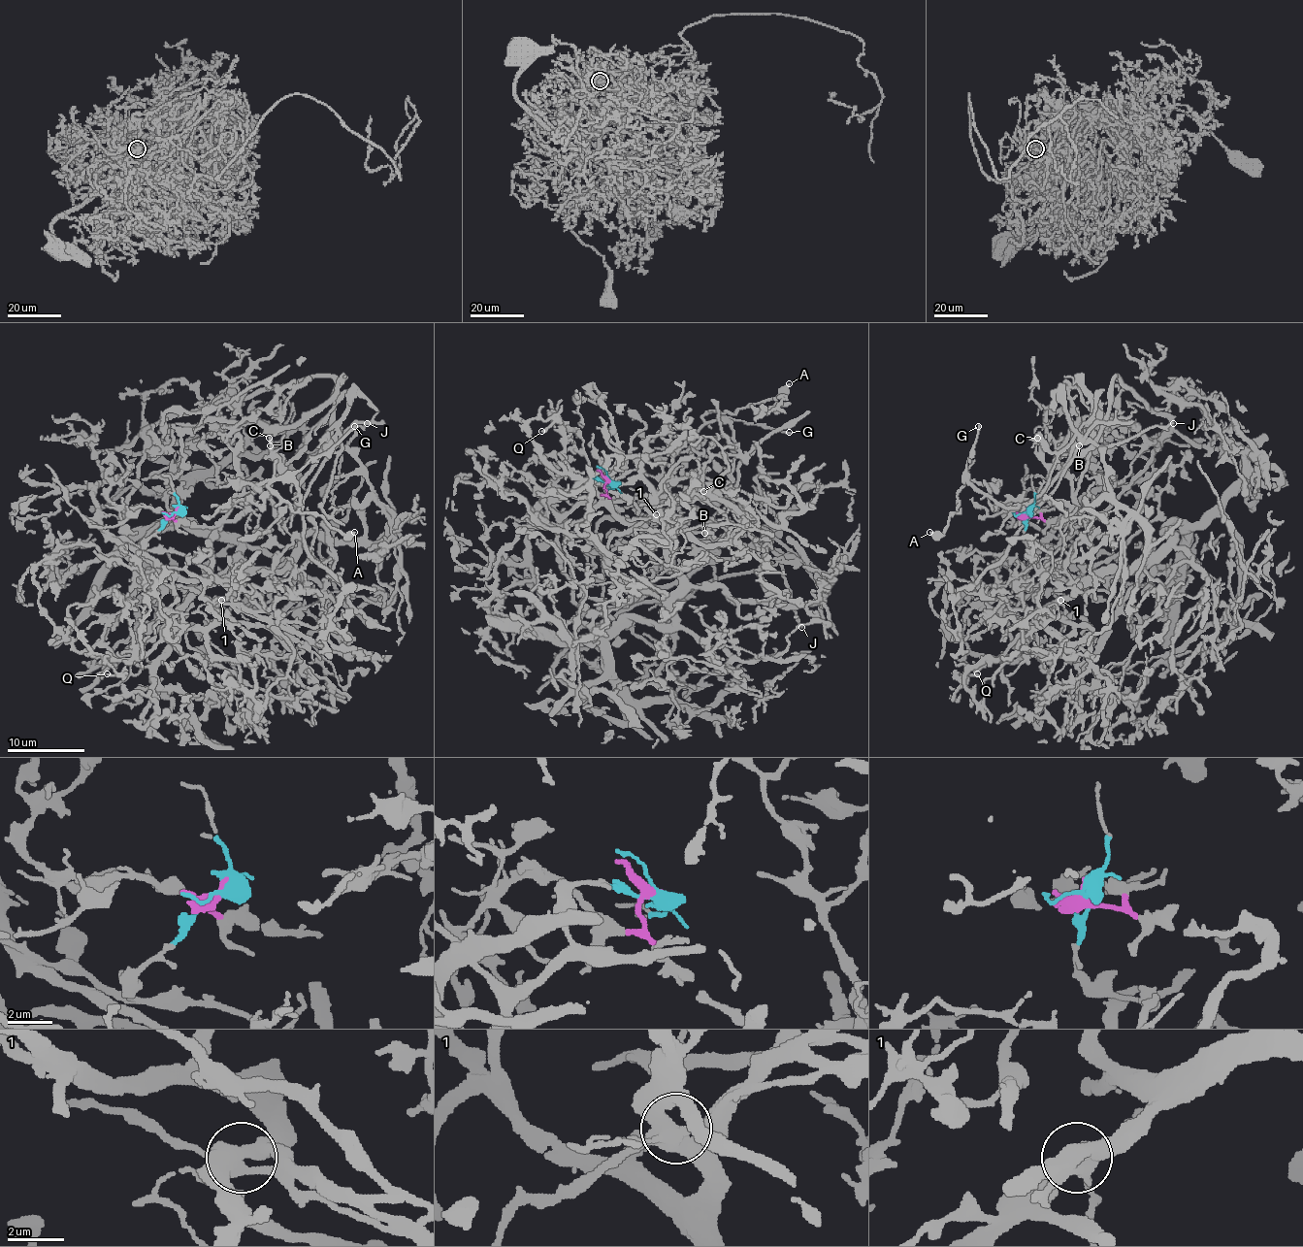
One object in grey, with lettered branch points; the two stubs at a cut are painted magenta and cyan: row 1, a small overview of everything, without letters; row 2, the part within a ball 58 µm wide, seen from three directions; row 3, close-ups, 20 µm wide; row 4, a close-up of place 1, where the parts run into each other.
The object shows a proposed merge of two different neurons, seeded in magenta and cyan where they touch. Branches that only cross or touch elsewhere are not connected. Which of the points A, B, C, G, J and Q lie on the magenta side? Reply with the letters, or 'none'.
Q

